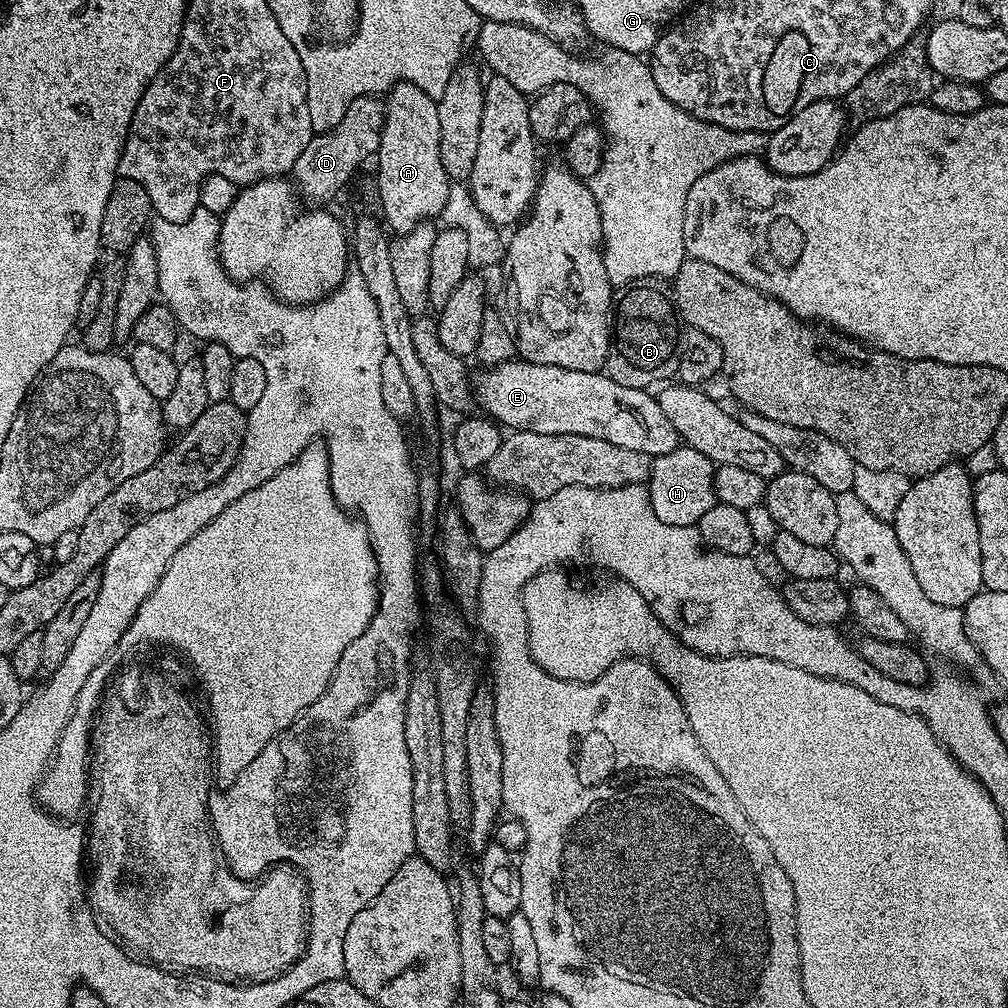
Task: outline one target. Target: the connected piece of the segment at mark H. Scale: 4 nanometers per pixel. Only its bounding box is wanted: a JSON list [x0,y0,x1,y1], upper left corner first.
[646,446,717,526]

